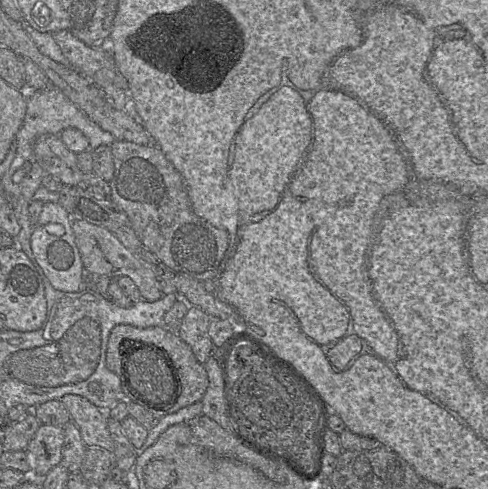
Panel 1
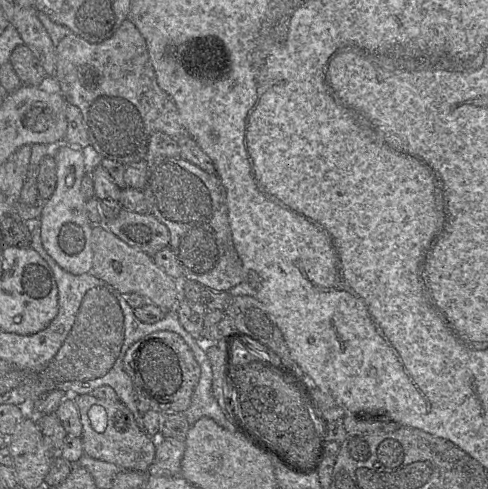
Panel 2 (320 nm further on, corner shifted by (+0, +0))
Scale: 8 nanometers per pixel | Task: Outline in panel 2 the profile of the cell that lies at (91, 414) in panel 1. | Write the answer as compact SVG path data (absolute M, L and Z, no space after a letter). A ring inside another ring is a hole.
M93 394L68 395L73 396L74 402L78 408L80 421L82 424L82 444L85 455L113 463L122 470L132 470L138 472L147 472L155 457L155 442L137 425L132 412L118 399L106 400L99 399Z

